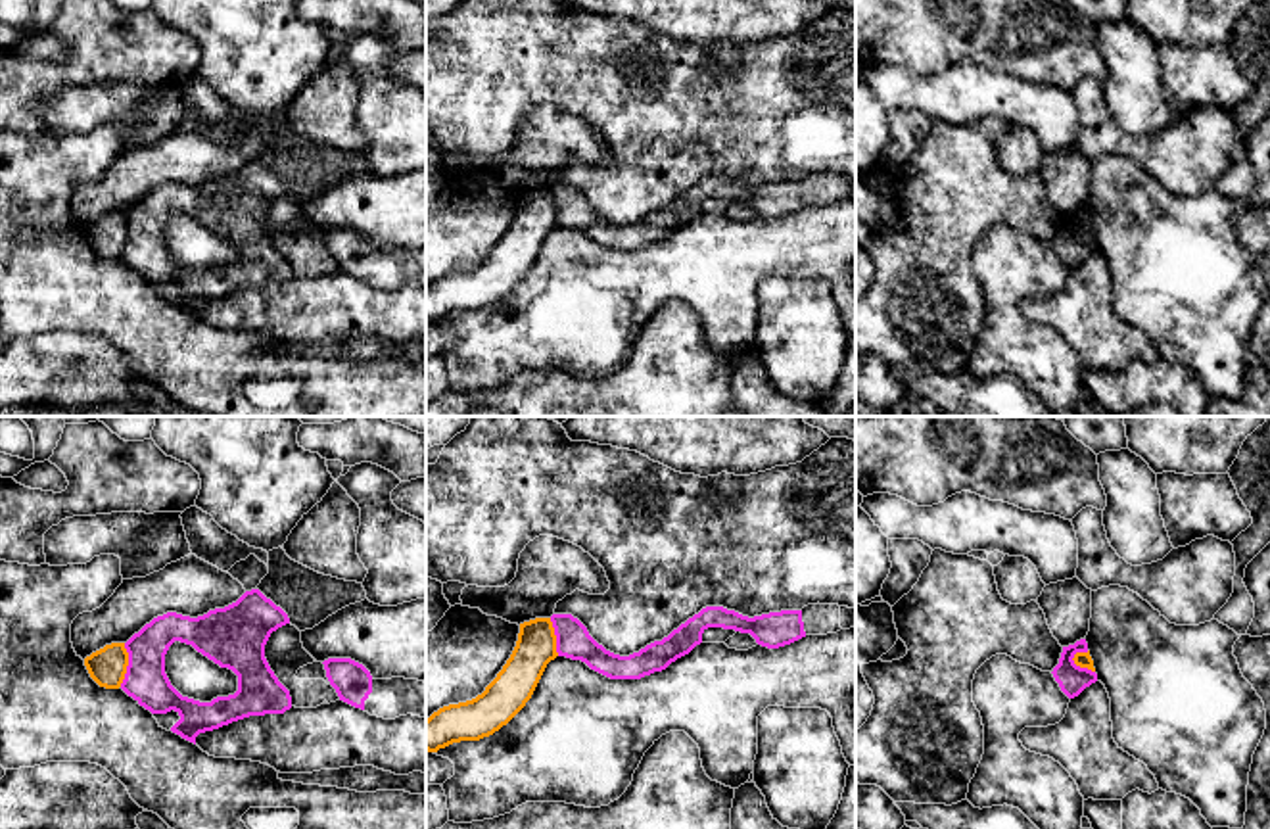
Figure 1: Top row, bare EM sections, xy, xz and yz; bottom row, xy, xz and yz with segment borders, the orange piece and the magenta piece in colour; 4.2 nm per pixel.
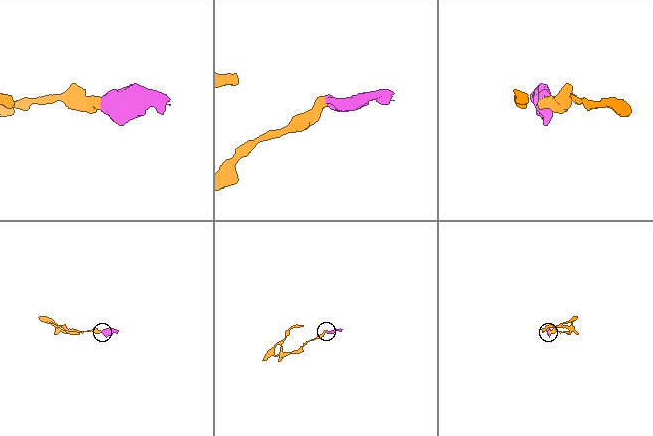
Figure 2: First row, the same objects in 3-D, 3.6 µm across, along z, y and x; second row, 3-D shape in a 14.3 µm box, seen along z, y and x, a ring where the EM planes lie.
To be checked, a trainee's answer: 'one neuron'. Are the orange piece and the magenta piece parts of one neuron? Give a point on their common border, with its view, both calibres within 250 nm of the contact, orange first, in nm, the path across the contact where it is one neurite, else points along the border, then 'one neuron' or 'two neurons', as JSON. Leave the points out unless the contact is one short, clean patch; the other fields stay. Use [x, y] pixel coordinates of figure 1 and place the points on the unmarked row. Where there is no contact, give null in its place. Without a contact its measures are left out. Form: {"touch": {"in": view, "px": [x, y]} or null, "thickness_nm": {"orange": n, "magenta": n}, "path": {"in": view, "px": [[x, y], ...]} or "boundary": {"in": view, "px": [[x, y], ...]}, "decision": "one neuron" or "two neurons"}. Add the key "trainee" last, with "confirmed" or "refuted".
{"touch": {"in": "xy", "px": [127, 235]}, "thickness_nm": {"orange": 160, "magenta": 180}, "boundary": {"in": "xy", "px": [[125, 213], [127, 242], [119, 256]]}, "decision": "two neurons", "trainee": "refuted"}

